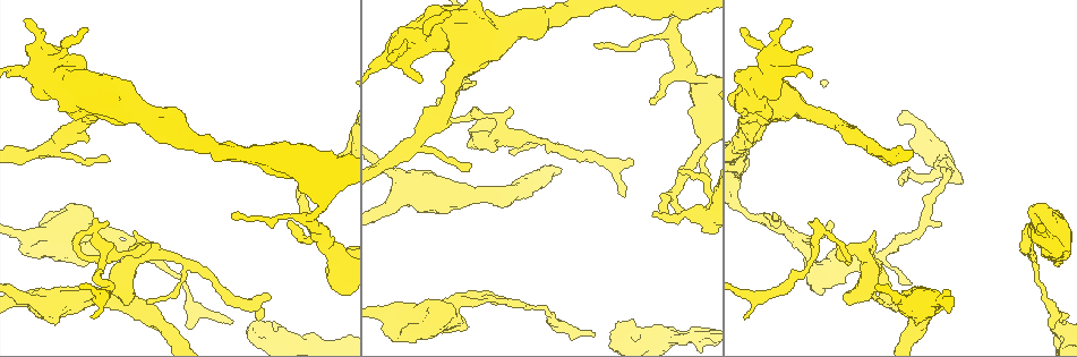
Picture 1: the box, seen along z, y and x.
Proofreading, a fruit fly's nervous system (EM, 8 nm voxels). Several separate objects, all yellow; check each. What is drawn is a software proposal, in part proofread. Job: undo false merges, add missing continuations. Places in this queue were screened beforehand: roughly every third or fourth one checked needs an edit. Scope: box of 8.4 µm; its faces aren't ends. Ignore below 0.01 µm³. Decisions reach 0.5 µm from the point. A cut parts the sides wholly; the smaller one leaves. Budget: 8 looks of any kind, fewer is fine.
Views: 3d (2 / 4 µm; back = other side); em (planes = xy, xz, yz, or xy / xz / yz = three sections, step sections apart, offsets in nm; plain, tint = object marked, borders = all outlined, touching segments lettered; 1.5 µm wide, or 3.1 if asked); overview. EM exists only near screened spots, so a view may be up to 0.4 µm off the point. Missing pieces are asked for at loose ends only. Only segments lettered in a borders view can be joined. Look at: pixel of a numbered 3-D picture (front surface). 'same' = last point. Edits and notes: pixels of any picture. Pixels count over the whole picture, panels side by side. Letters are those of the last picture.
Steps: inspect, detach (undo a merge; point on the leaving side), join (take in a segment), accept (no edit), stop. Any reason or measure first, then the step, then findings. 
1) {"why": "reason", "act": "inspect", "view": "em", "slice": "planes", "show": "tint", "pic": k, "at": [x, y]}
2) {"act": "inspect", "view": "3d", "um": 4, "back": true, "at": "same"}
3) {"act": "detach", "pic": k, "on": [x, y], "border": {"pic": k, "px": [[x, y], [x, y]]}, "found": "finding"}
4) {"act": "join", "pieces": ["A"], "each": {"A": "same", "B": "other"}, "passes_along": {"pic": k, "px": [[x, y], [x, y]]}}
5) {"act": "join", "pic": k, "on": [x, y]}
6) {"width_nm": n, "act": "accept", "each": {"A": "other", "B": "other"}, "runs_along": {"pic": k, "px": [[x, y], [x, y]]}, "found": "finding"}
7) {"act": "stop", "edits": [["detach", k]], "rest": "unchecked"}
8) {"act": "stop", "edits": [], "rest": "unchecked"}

{"why": "thick end", "act": "inspect", "view": "em", "slice": "planes", "show": "borders", "pic": 1, "at": [633, 319]}

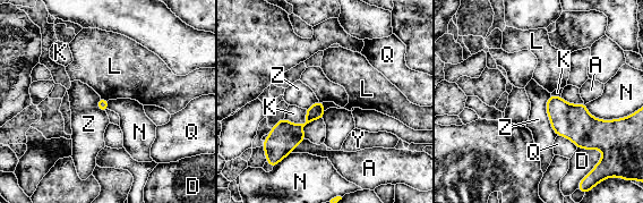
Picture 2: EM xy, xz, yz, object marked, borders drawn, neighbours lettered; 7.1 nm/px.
{"act": "accept", "each": {"A": "other", "D": "other", "K": "other", "L": "other", "N": "other", "Q": "other", "Y": "other", "Z": "other"}, "border": {"pic": 2, "px": [[585, 103], [591, 115], [615, 119]]}, "found": "none of them fits"}

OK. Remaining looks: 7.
{"why": "sudden change in width", "act": "inspect", "view": "em", "slice": "planes", "show": "tint", "pic": 1, "at": [462, 297]}

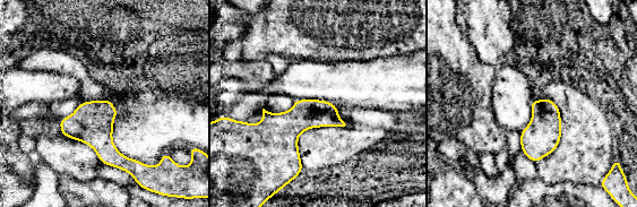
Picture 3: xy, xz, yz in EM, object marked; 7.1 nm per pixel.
{"why": "what lies round it", "act": "inspect", "view": "em", "slice": "planes", "show": "borders", "at": "same"}

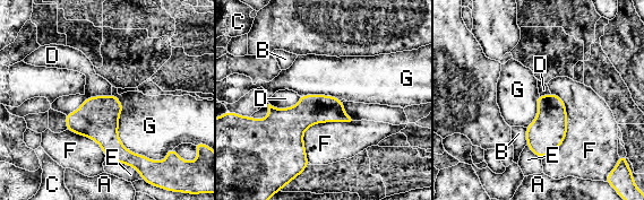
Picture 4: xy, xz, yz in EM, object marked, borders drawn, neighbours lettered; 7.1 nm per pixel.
{"act": "accept", "each": {"A": "other", "B": "other", "C": "other", "D": "other", "E": "other", "F": "other", "G": "other"}, "border": {"pic": 4, "px": [[111, 94], [120, 141], [164, 161]]}, "found": "one neuron here"}

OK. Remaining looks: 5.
{"act": "inspect", "view": "em", "slice": "xz", "step": 4, "show": "borders", "pic": 1, "at": [881, 303]}

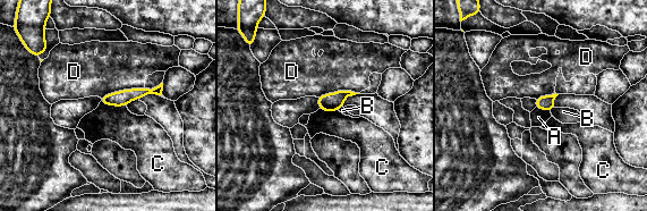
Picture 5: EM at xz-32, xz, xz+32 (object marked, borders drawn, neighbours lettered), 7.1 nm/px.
{"act": "accept", "each": {"A": "other", "B": "other", "C": "other", "D": "other"}, "runs_along": {"pic": 5, "px": [[159, 89], [103, 100]]}, "found": "none of them fits"}

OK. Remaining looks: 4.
{"act": "stop", "edits": [], "rest": "unchecked"}

